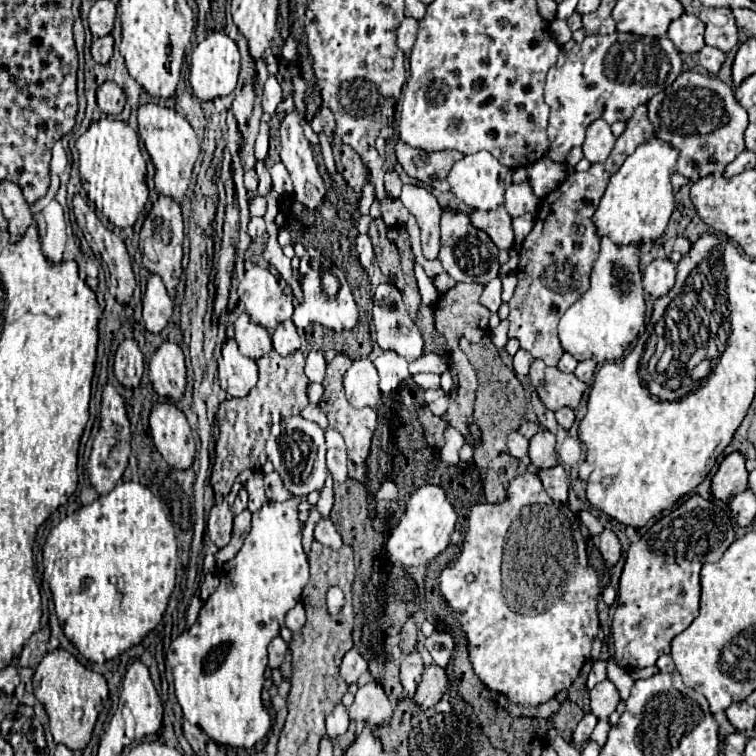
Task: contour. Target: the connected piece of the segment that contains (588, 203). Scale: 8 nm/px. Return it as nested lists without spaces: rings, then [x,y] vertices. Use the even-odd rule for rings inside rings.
[[[640,105],[626,123],[626,131],[616,139],[608,161],[596,163],[584,173],[574,171],[558,189],[540,201],[534,229],[526,235],[520,249],[520,259],[524,265],[518,267],[518,287],[508,303],[508,337],[518,339],[522,349],[526,349],[534,359],[542,359],[550,367],[554,367],[564,353],[556,331],[558,319],[590,287],[590,271],[600,247],[600,237],[592,217],[600,205],[602,193],[606,191],[610,177],[620,169],[622,161],[626,161],[626,157],[652,135],[654,127],[650,125],[646,105]]]

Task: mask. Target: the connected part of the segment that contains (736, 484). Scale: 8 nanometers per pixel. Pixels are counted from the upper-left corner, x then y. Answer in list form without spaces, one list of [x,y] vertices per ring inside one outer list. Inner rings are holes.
[[[730,453],[718,467],[712,477],[712,495],[722,501],[748,489],[748,471],[746,457],[742,453]]]

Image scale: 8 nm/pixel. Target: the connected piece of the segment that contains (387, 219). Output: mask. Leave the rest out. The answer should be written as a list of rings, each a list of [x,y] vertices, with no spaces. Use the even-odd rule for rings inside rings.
[[[384,199],[382,201],[382,219],[388,227],[398,227],[408,221],[408,211],[400,203],[400,199],[394,199],[394,201]]]

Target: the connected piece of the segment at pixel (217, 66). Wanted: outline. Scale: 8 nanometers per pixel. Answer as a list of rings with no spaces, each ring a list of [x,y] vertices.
[[[222,31],[208,35],[202,43],[196,45],[192,53],[192,65],[190,65],[189,82],[192,91],[202,101],[212,101],[216,97],[226,97],[234,91],[236,81],[240,73],[240,53],[236,43]]]

